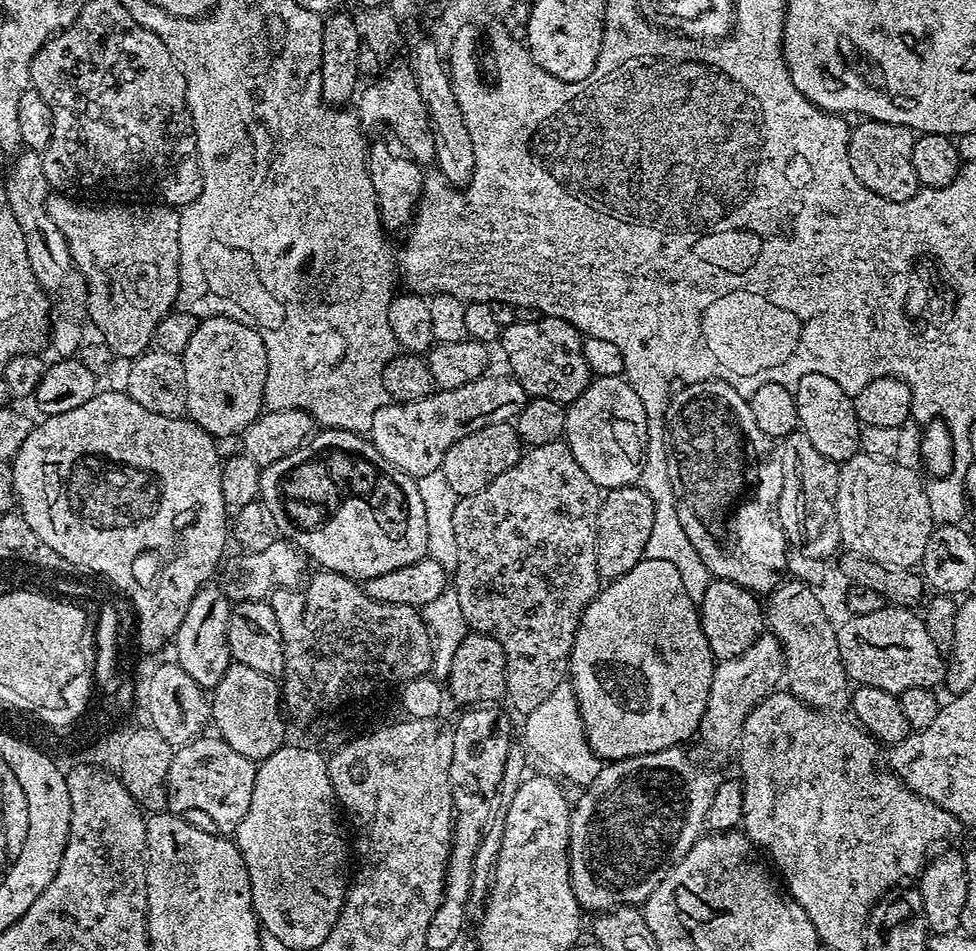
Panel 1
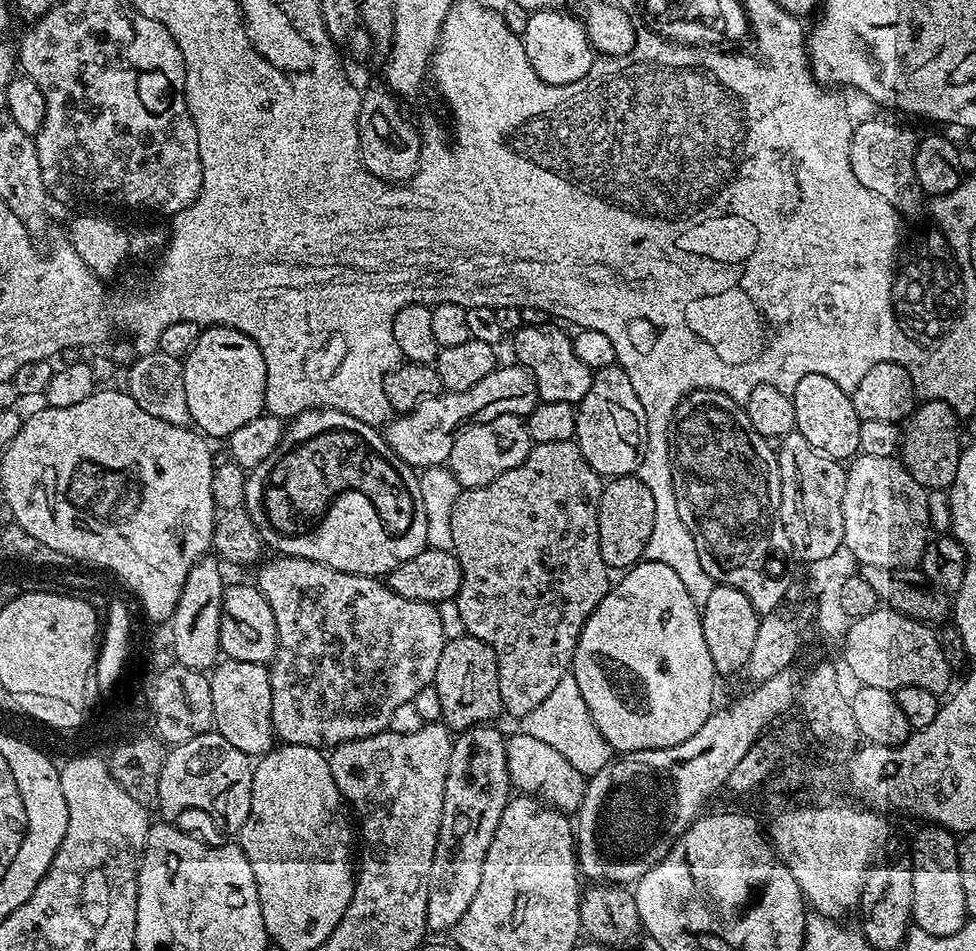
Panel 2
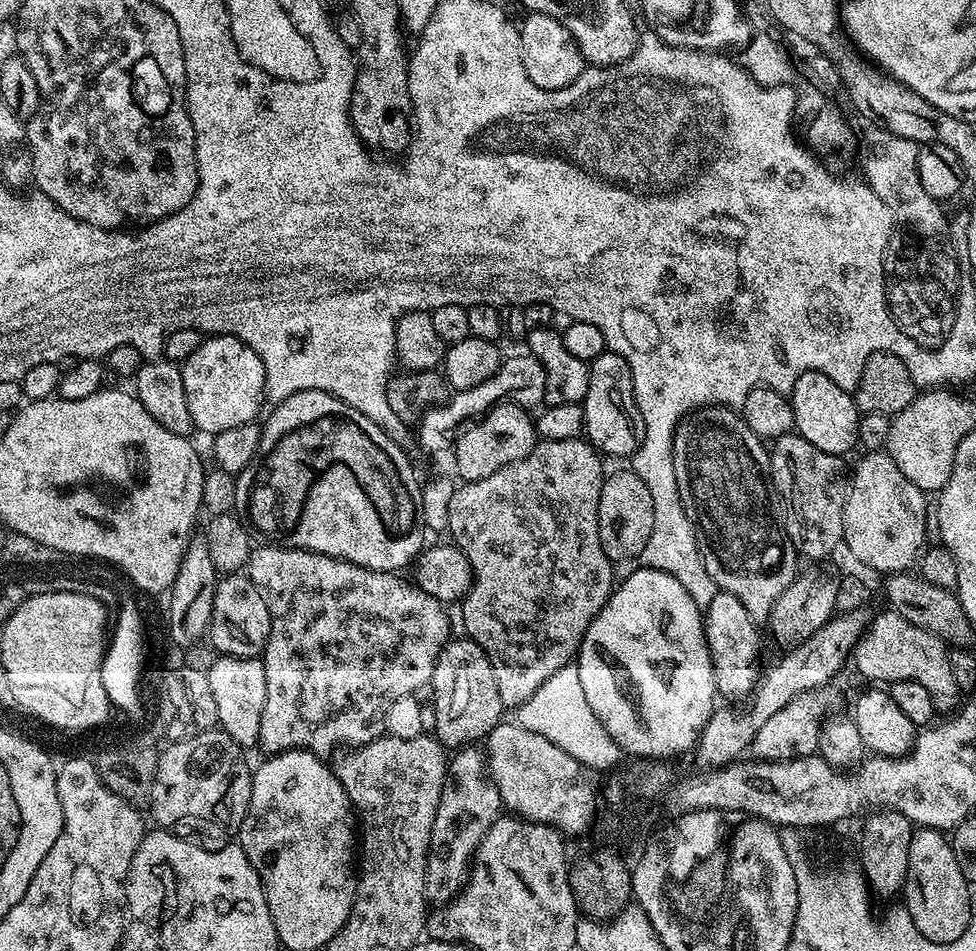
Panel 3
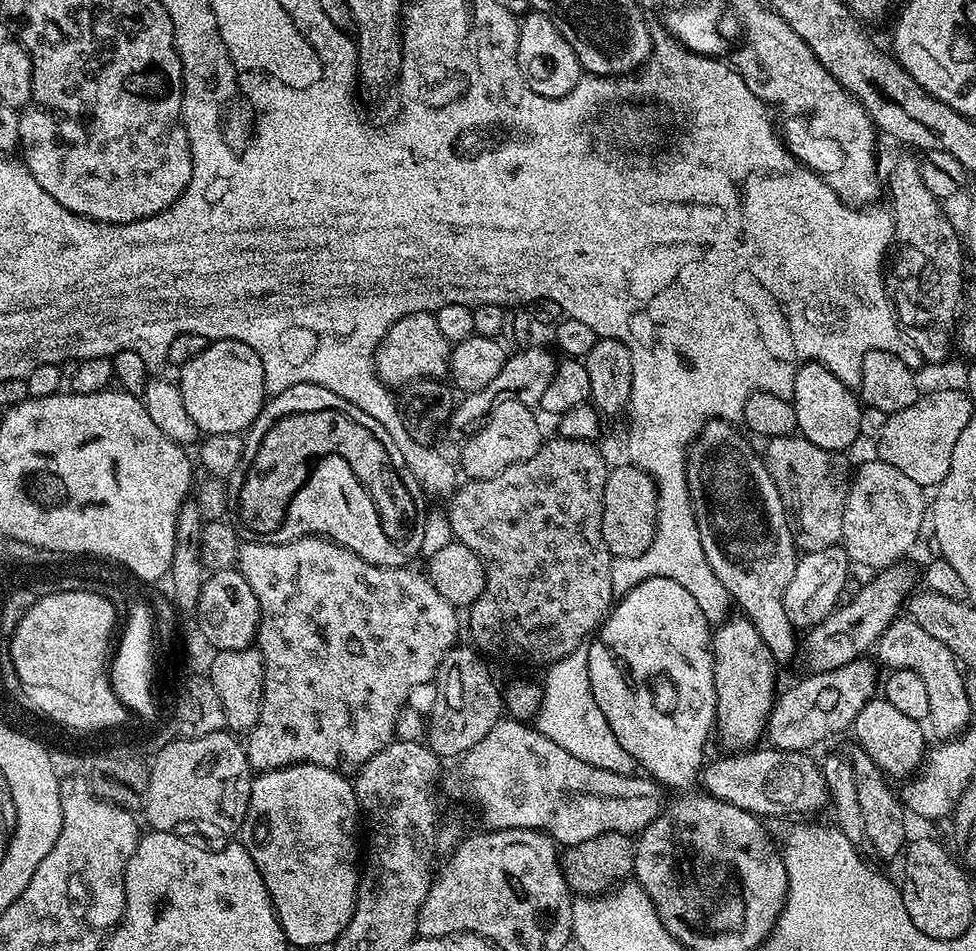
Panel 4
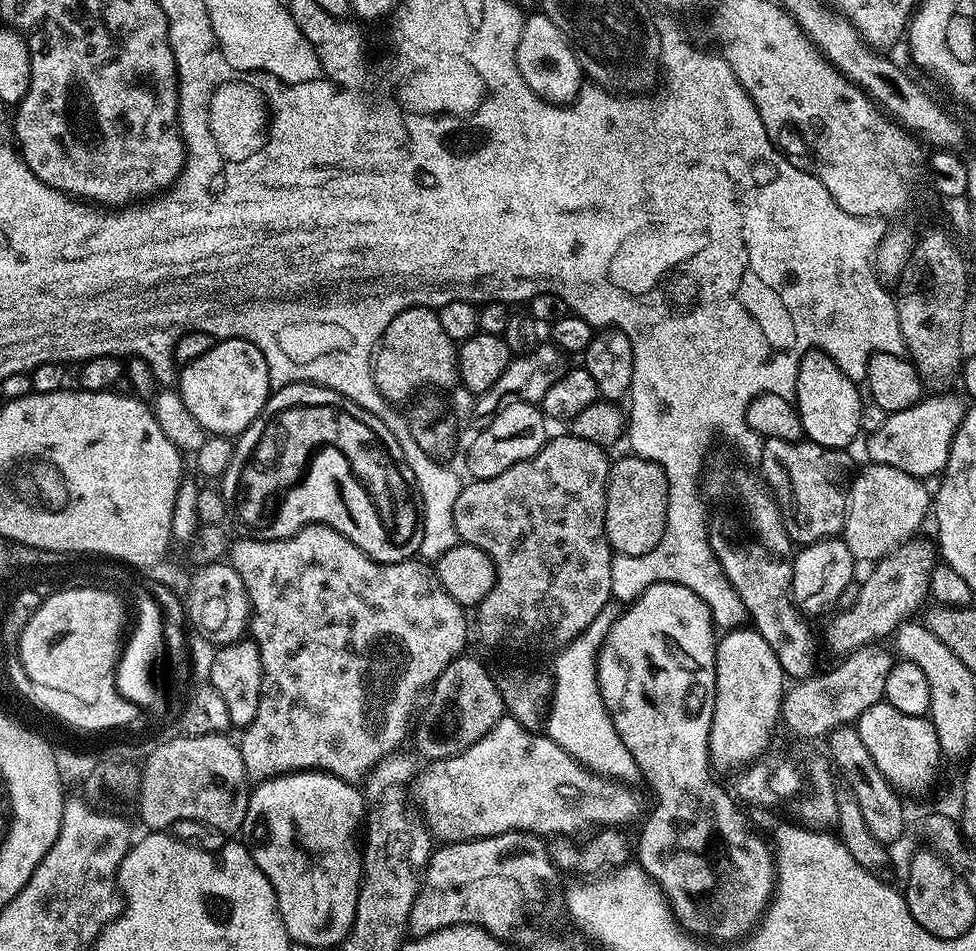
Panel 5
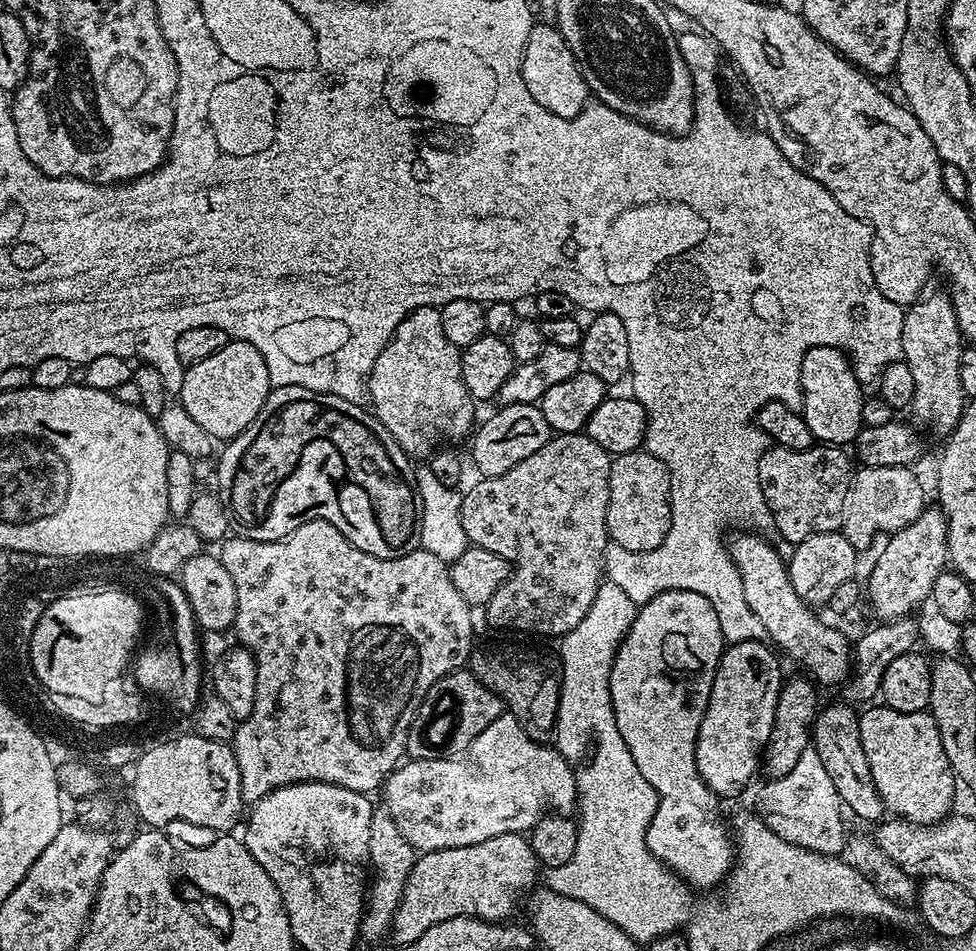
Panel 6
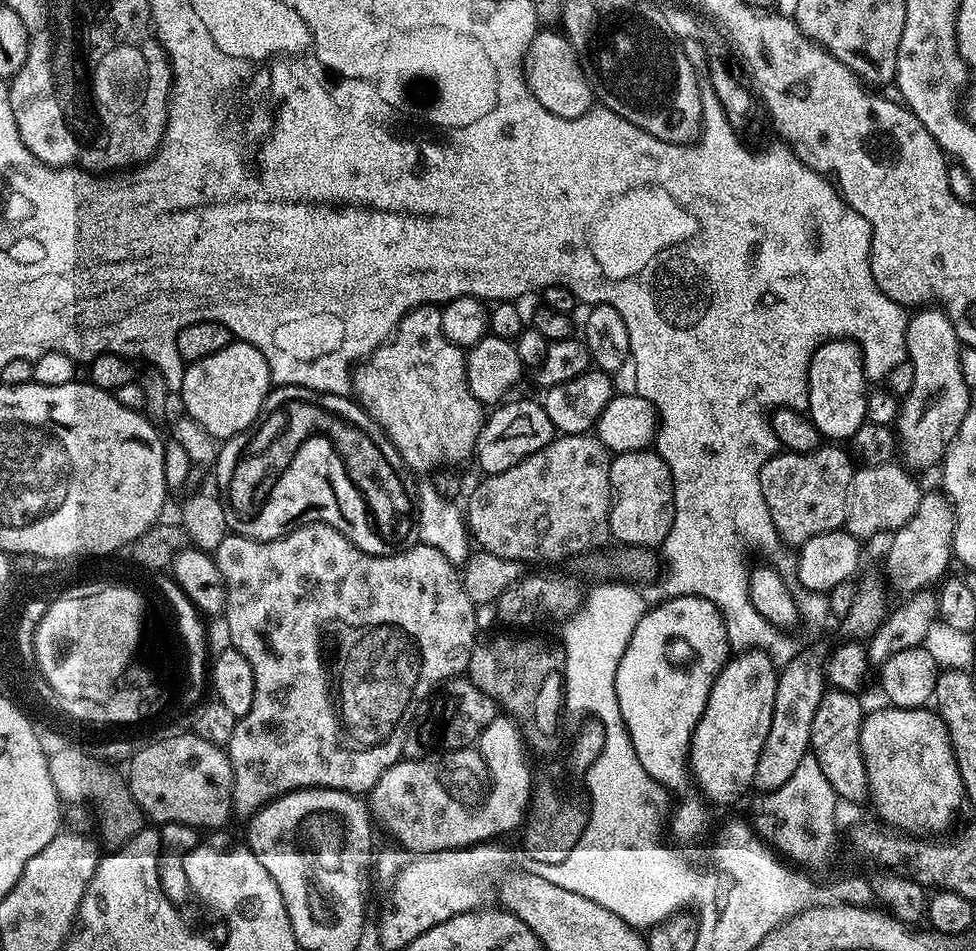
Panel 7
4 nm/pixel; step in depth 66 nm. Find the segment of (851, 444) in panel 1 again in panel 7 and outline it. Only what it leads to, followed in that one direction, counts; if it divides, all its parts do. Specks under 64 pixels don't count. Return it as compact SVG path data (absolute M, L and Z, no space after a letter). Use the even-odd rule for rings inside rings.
M827 340L816 345L808 367L808 406L806 414L818 426L821 437L832 442L848 442L866 423L866 402L870 381L864 375L864 353L855 340Z

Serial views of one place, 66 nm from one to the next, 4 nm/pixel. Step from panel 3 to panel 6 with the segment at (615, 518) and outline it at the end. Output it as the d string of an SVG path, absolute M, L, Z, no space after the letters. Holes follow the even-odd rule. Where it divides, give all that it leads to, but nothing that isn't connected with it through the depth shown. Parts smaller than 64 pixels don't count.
M646 450L623 452L610 466L610 502L606 526L611 543L631 552L649 552L666 538L672 517L672 479L670 470Z

